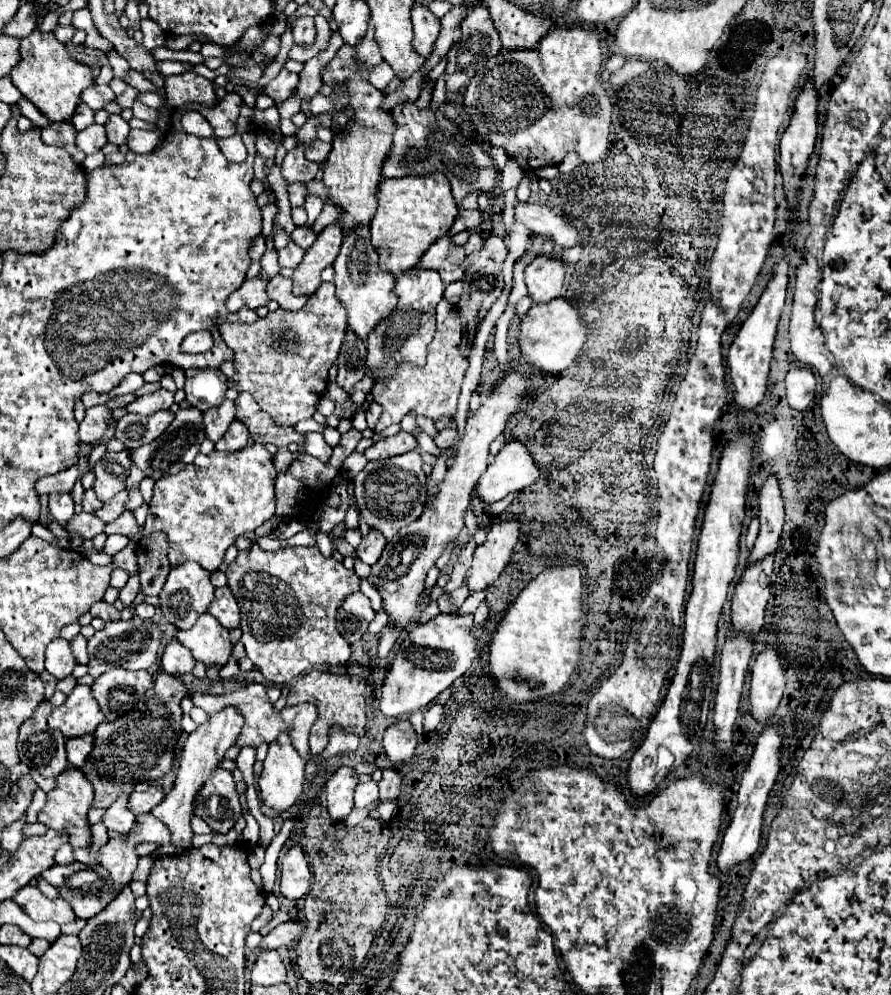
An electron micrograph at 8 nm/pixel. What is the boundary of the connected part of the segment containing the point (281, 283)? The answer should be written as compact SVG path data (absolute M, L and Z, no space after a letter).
M276 276L270 280L267 286L267 295L269 299L276 300L279 306L286 310L300 310L308 296L294 296L292 294L292 280L284 278L284 276Z

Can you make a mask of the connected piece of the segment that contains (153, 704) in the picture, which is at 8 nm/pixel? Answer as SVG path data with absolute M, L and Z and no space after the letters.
M166 674L154 676L154 686L146 692L132 712L114 722L102 722L96 730L96 746L84 766L86 778L94 786L94 808L108 808L122 794L130 794L140 782L160 780L174 764L176 742L182 734L180 700L186 696L186 686Z

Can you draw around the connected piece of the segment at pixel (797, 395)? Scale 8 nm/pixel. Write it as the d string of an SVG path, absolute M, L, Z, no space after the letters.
M806 366L792 368L786 374L786 398L790 408L806 410L814 400L814 392L816 392L816 378Z

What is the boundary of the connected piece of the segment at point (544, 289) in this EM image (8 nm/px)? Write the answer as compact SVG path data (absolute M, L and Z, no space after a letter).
M538 254L524 270L528 294L534 304L546 304L562 294L566 266L558 254Z

